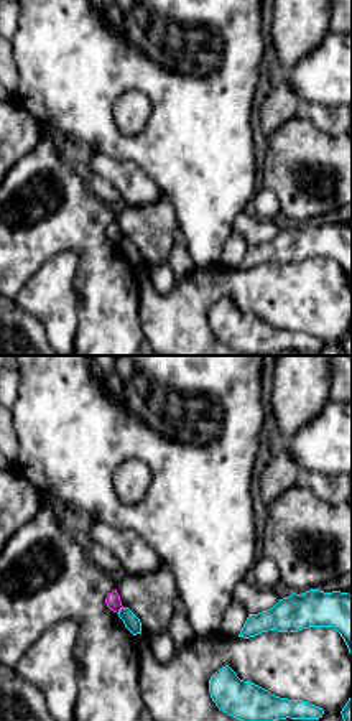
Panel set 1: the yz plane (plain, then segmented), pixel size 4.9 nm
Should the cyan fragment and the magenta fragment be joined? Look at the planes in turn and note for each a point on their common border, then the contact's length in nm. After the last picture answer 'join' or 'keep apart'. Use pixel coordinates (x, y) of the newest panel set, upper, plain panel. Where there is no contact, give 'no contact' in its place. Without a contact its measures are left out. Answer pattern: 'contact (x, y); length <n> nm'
contact (120, 241); length 50 nm

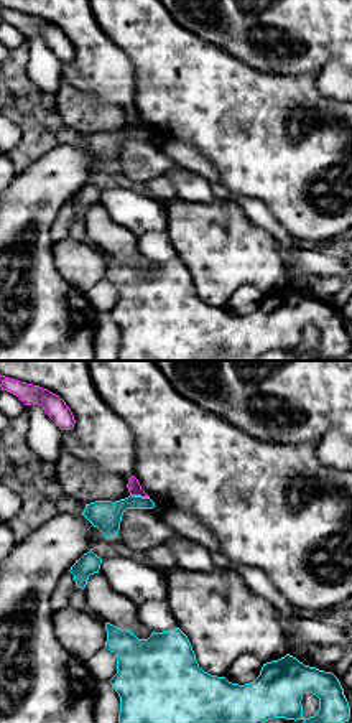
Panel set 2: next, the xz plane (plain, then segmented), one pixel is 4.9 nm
contact (140, 127); length 100 nm

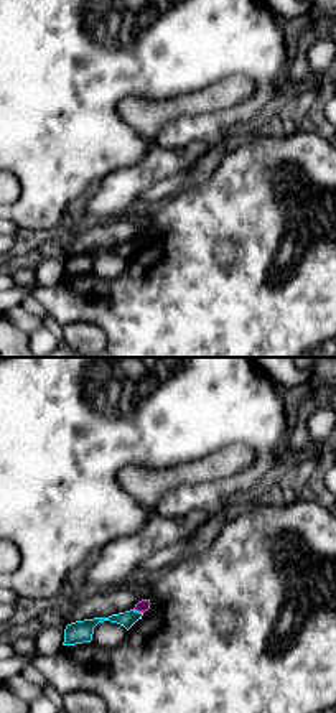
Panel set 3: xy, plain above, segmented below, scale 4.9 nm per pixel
contact (137, 242); length 60 nm

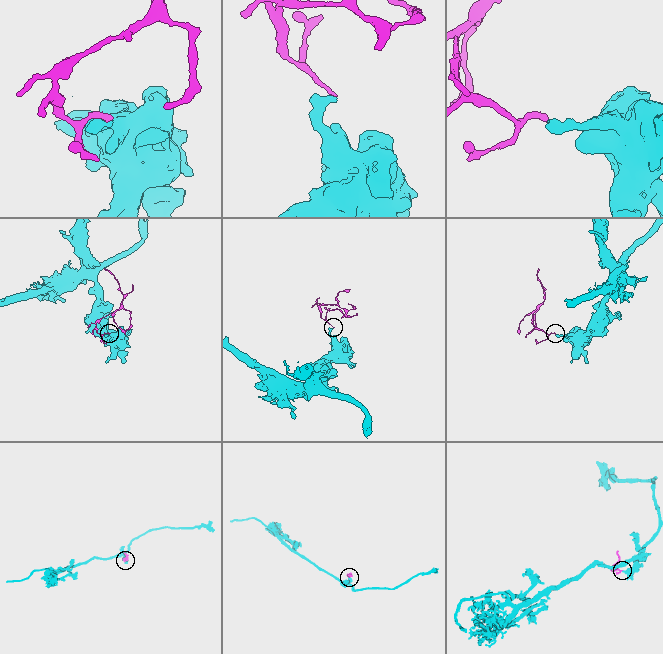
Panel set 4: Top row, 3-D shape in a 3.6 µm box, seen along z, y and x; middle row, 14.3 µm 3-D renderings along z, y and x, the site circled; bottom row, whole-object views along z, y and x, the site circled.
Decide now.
keep apart

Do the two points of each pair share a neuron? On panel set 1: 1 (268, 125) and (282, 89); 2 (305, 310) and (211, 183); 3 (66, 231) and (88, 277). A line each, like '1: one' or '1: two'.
1: one
2: two
3: one

